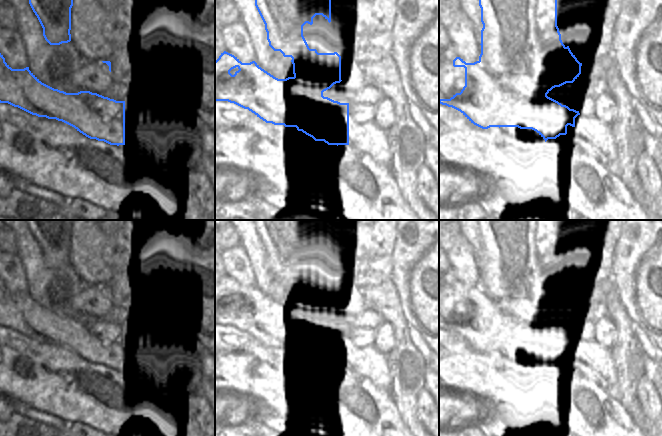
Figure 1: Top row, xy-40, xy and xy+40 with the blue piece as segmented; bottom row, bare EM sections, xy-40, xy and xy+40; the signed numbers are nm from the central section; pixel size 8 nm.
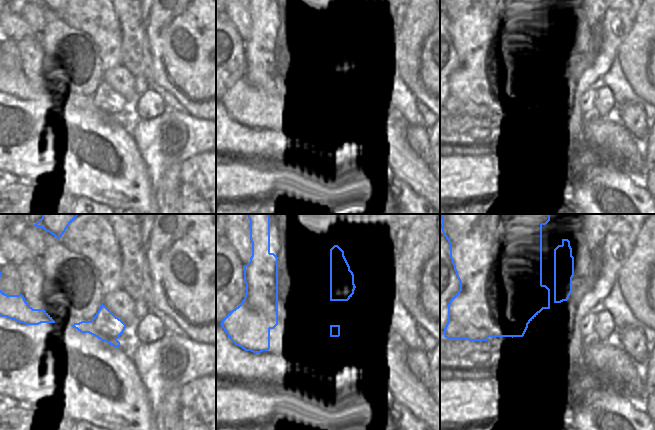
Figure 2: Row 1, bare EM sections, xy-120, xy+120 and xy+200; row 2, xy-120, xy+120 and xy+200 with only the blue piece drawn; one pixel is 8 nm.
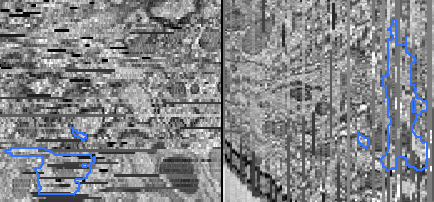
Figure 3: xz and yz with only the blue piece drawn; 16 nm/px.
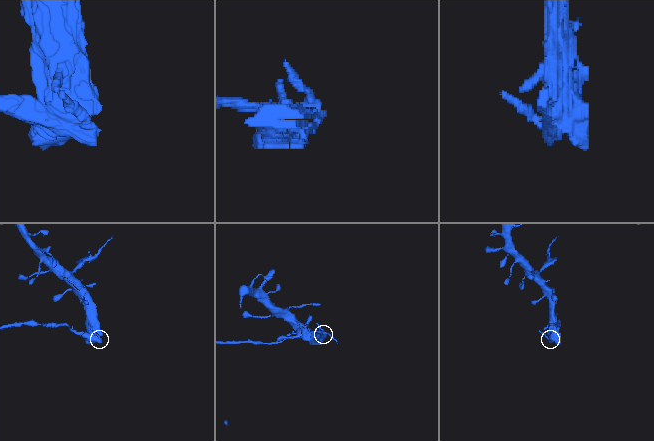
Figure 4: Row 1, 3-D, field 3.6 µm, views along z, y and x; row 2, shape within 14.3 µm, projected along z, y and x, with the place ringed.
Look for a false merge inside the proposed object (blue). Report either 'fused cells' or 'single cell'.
fused cells

